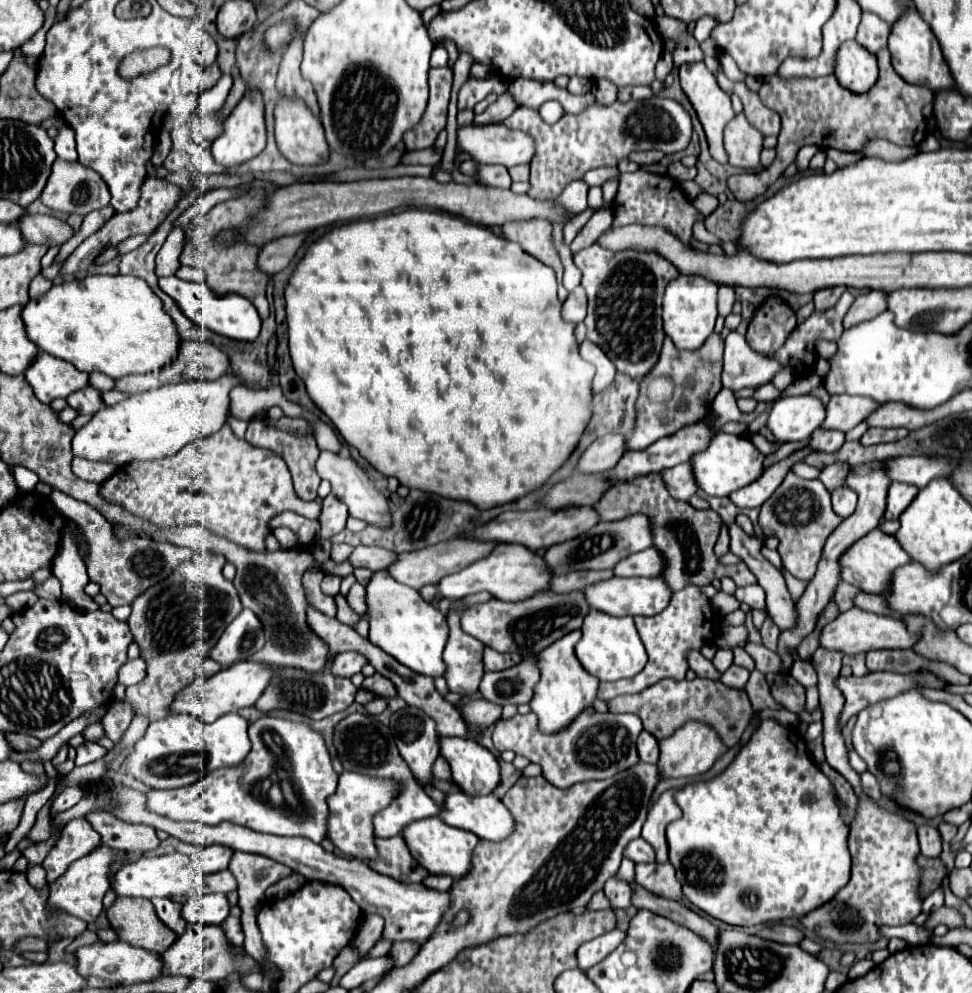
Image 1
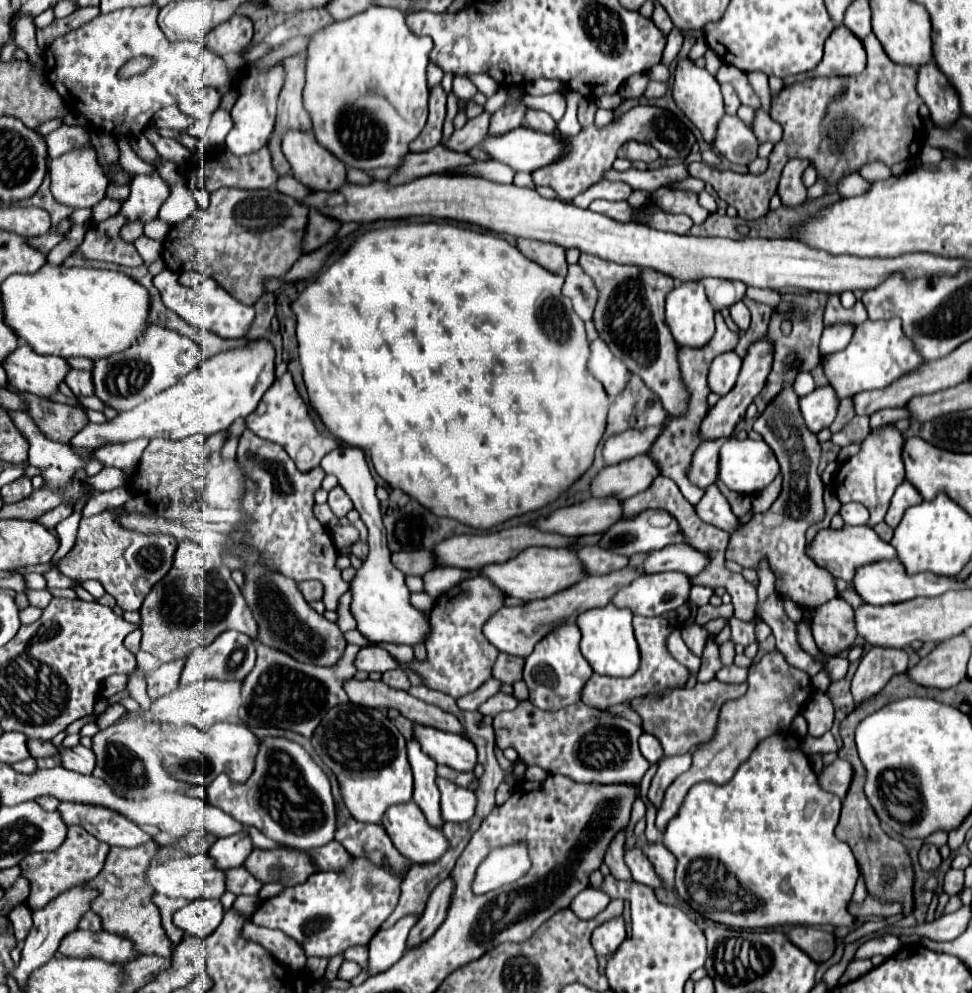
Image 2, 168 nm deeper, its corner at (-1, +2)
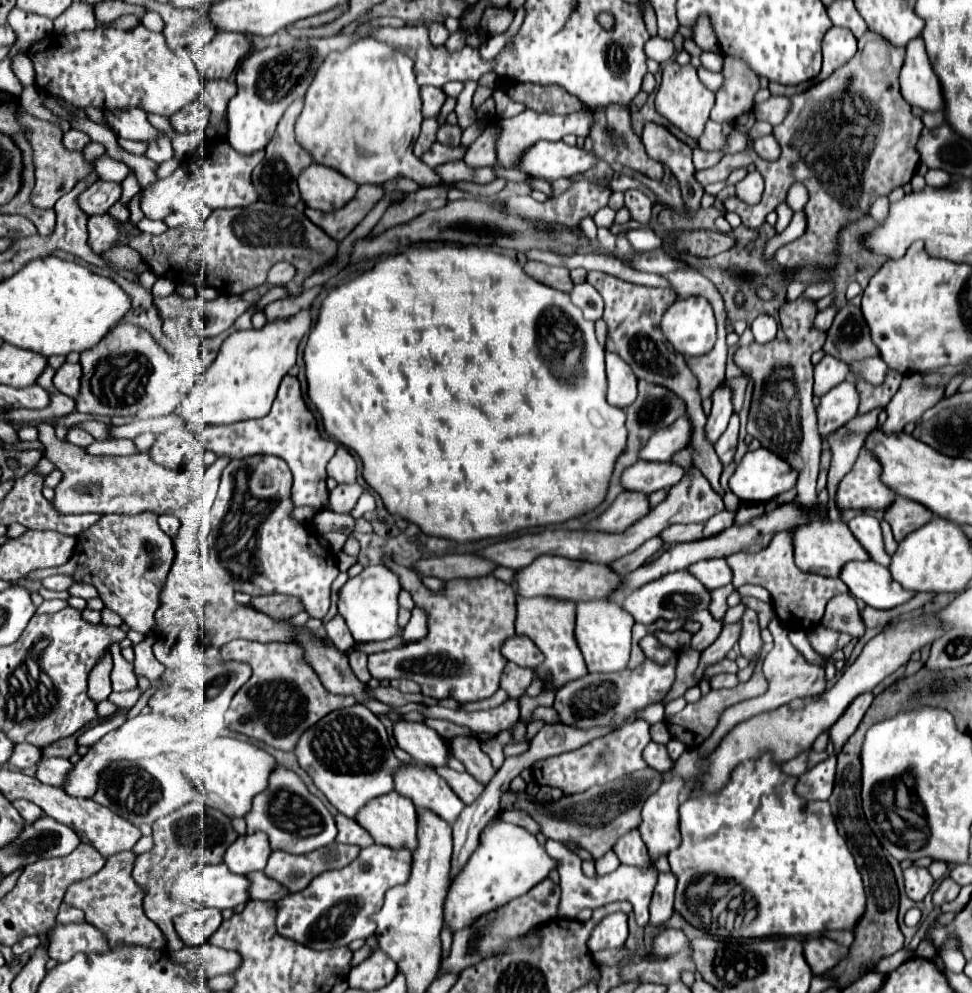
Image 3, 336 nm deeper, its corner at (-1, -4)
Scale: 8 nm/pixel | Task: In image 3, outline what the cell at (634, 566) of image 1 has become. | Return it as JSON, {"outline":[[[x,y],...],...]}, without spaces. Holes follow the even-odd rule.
{"outline":[[[710,559],[710,561],[700,561],[688,567],[692,575],[696,575],[706,587],[718,589],[728,583],[732,583],[732,571],[724,559]]]}

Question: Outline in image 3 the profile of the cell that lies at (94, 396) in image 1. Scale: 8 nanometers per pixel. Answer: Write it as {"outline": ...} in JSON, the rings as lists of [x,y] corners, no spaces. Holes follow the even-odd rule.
{"outline":[[[64,363],[54,375],[54,387],[64,395],[74,397],[78,395],[80,389],[80,377],[82,377],[80,363]]]}

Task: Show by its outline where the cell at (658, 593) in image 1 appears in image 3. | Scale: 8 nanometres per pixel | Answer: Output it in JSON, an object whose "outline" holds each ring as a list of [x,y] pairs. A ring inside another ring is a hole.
{"outline":[[[674,571],[670,575],[664,575],[656,581],[650,581],[638,589],[634,589],[630,595],[624,597],[622,607],[636,619],[636,623],[652,625],[658,619],[682,619],[690,617],[696,611],[708,609],[712,597],[710,591],[688,571]]]}

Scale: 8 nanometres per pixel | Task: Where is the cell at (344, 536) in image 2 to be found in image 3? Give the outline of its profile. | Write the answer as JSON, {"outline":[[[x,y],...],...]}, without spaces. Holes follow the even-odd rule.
{"outline":[[[386,559],[388,567],[398,575],[416,607],[428,617],[428,635],[424,639],[404,643],[400,649],[374,653],[368,657],[368,669],[374,679],[412,679],[422,687],[422,693],[434,699],[456,699],[460,703],[480,701],[496,693],[500,675],[506,667],[502,643],[514,637],[514,589],[496,577],[452,579],[440,591],[430,591],[420,583],[420,577]]]}

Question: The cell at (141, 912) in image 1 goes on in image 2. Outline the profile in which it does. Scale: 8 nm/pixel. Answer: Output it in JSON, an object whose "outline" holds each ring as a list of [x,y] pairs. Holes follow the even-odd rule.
{"outline":[[[148,841],[146,845],[140,845],[134,849],[110,847],[102,873],[98,873],[98,877],[94,877],[88,885],[100,891],[100,895],[92,901],[92,911],[100,915],[104,931],[118,933],[130,939],[142,955],[170,957],[174,945],[162,929],[158,907],[152,901],[152,891],[144,883],[144,877],[146,877],[144,873],[148,871],[156,851],[158,851],[158,845],[154,841]]]}

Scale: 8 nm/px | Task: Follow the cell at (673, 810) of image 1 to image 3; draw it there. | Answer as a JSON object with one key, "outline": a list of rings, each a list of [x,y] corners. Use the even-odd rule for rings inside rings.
{"outline":[[[776,617],[772,619],[770,623],[770,633],[774,637],[774,647],[772,651],[766,655],[764,663],[762,663],[762,671],[764,671],[764,677],[768,681],[768,691],[756,699],[748,699],[748,701],[742,701],[742,703],[736,703],[734,707],[728,707],[722,717],[720,717],[720,723],[718,727],[714,729],[714,733],[702,743],[702,751],[704,753],[710,753],[716,749],[716,745],[720,743],[720,739],[734,727],[738,725],[740,721],[746,721],[754,715],[760,715],[760,713],[766,713],[766,711],[774,711],[778,707],[782,707],[784,703],[792,701],[792,699],[798,699],[798,697],[814,697],[814,695],[820,695],[824,689],[826,689],[826,675],[824,675],[824,667],[814,667],[814,663],[806,663],[806,659],[802,659],[802,655],[798,655],[798,651],[794,651],[794,645],[790,643],[788,639],[788,631],[782,627],[780,621],[776,621]]]}

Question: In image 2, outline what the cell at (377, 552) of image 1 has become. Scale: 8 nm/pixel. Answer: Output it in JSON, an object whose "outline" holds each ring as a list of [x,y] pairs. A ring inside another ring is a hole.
{"outline":[[[396,551],[390,559],[404,575],[424,575],[434,569],[432,551]]]}

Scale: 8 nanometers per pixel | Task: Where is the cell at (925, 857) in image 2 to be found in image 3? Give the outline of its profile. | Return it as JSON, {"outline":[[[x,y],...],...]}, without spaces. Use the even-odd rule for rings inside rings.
{"outline":[[[908,867],[904,871],[904,887],[906,887],[906,895],[912,901],[922,901],[926,897],[926,893],[932,889],[932,877],[928,873],[928,869],[918,869],[918,867]]]}

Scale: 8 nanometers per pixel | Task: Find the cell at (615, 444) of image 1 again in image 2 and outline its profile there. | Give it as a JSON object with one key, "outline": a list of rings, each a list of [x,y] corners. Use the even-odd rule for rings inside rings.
{"outline":[[[646,427],[646,429],[628,429],[618,435],[612,435],[604,441],[602,457],[606,465],[628,461],[636,455],[642,455],[650,449],[654,439],[658,437],[662,427]]]}

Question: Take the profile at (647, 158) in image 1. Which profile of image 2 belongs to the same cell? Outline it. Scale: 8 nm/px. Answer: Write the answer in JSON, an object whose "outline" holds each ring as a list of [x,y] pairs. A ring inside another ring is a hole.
{"outline":[[[628,141],[628,143],[618,151],[618,157],[630,159],[630,161],[646,161],[646,163],[652,163],[652,161],[656,161],[660,155],[658,155],[658,151],[654,151],[654,147],[650,147],[650,145],[646,145],[646,143]]]}

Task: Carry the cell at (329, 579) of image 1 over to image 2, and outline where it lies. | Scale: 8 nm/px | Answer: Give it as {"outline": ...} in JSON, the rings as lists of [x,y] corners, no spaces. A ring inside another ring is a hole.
{"outline":[[[302,581],[302,583],[298,583],[298,587],[308,603],[322,599],[322,583],[320,581]]]}

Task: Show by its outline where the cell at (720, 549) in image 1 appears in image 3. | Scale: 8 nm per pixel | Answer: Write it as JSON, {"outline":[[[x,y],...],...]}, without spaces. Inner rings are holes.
{"outline":[[[746,584],[738,589],[744,597],[756,597],[760,601],[770,601],[770,593],[764,587]]]}

